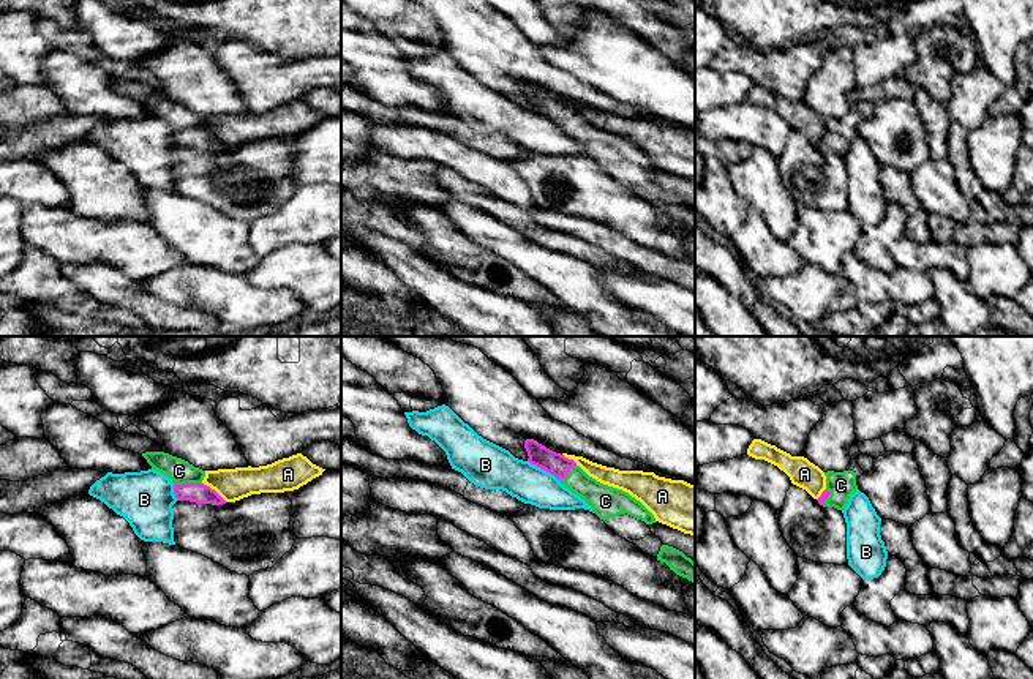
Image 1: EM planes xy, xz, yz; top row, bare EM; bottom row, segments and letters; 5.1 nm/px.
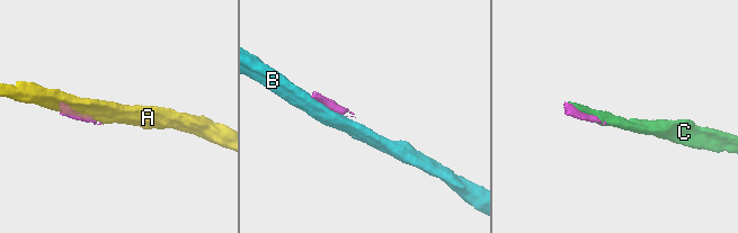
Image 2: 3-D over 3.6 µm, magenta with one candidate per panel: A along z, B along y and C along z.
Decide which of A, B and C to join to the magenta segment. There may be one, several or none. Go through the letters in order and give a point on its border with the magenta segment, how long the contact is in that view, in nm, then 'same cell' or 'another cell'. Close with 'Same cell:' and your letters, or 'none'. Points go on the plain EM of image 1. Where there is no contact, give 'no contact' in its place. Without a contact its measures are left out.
A: xy (214, 136) | 160 nm | another cell
B: xz (544, 116) | 200 nm | another cell
C: xy (187, 130) | 140 nm | same cell
Same cell: C

